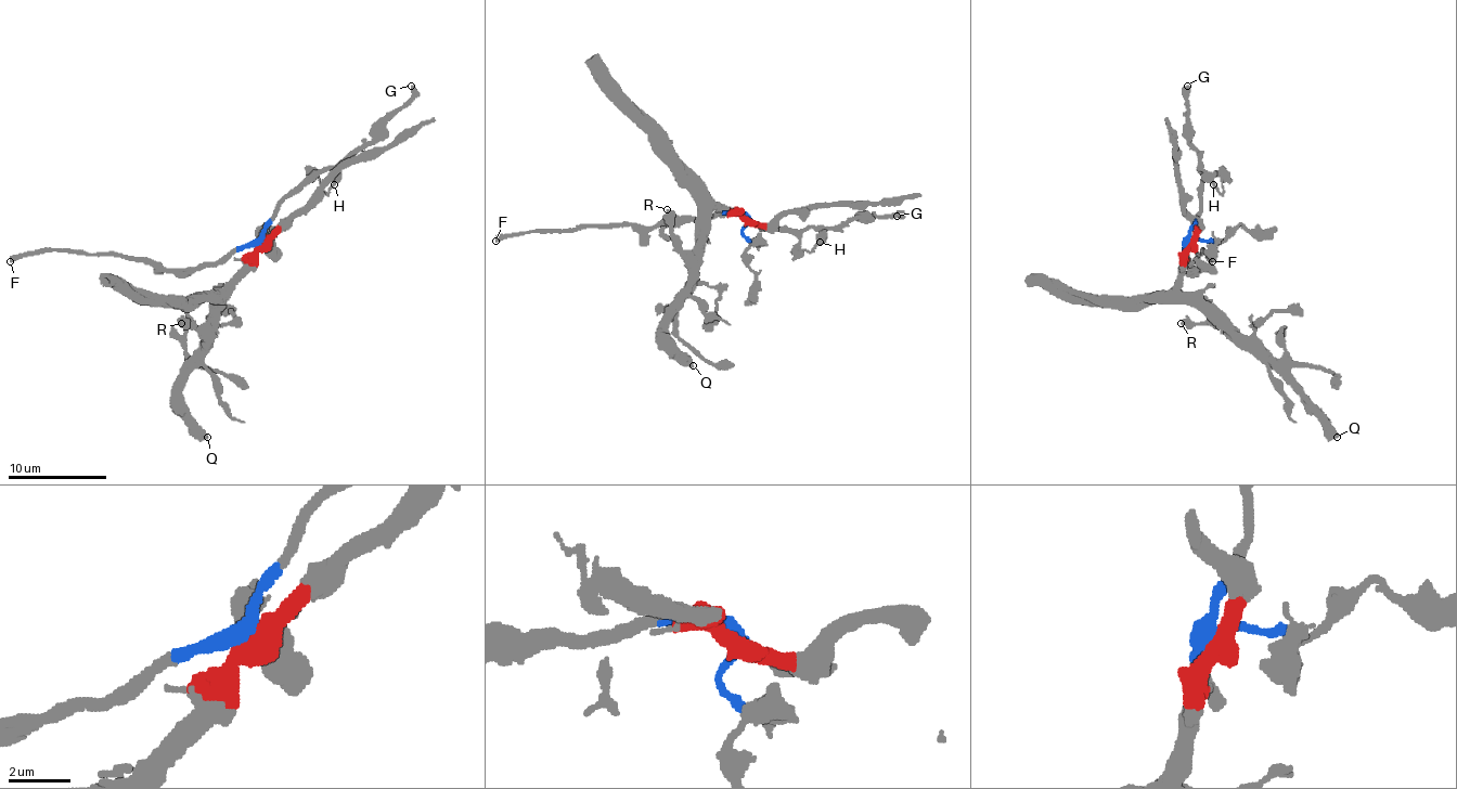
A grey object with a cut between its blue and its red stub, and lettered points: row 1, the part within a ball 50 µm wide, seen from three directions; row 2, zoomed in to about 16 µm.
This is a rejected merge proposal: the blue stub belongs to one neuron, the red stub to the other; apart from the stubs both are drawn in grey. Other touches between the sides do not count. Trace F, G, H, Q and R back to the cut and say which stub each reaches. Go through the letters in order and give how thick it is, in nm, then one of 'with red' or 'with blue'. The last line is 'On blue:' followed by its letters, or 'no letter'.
F: calibre 440 nm; with blue
G: calibre 440 nm; with blue
H: calibre 300 nm; with blue
Q: calibre 440 nm; with red
R: calibre 600 nm; with red
On blue: F, G, H

